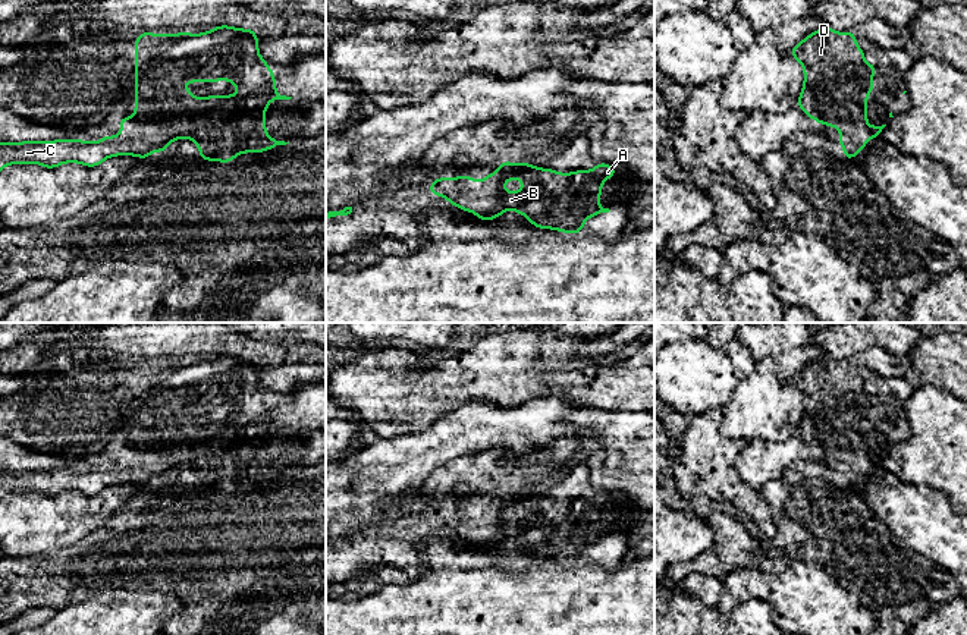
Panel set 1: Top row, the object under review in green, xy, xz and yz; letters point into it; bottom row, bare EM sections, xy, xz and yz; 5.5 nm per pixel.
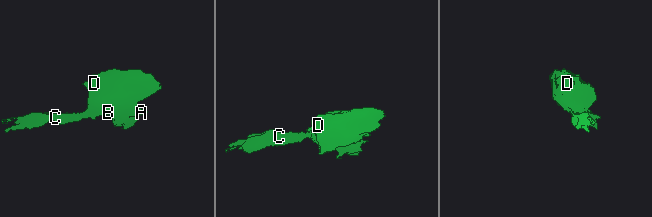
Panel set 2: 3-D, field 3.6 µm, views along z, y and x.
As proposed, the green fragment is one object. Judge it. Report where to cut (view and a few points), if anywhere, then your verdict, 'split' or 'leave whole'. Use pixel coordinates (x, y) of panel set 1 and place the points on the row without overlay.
no cut; leave whole

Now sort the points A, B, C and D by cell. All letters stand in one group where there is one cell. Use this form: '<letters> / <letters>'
A B C D

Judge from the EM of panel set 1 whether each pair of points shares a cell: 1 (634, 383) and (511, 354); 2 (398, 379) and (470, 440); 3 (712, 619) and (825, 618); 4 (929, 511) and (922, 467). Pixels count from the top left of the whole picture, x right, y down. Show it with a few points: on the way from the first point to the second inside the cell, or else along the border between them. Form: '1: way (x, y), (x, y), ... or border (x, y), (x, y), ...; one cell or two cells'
1: way (603, 383), (542, 382); one cell
2: border (464, 404), (433, 423); two cells
3: border (741, 604), (765, 600), (774, 609), (775, 619); two cells
4: border (901, 481), (931, 486), (942, 492), (951, 506); two cells

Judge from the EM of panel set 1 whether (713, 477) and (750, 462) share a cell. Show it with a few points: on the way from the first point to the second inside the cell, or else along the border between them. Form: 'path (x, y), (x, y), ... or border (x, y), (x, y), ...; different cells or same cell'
border (749, 442), (735, 470), (759, 490); different cells

